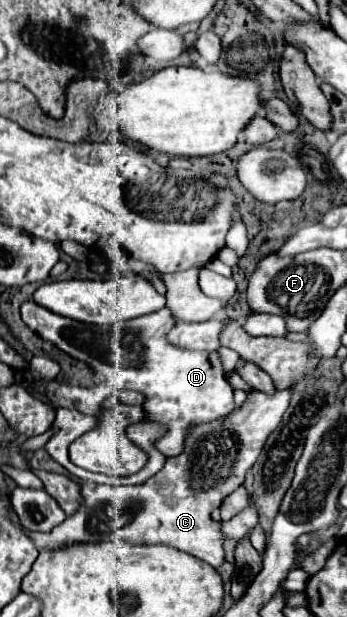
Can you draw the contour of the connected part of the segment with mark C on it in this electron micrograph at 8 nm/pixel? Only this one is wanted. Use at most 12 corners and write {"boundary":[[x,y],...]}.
{"boundary":[[293,388],[193,426],[139,486],[81,484],[35,546],[167,544],[223,564],[211,512],[243,484]]}

